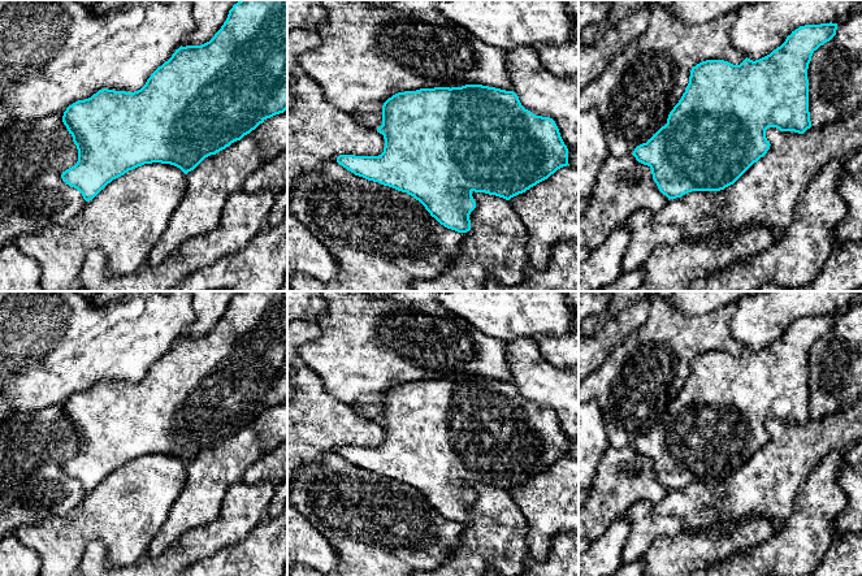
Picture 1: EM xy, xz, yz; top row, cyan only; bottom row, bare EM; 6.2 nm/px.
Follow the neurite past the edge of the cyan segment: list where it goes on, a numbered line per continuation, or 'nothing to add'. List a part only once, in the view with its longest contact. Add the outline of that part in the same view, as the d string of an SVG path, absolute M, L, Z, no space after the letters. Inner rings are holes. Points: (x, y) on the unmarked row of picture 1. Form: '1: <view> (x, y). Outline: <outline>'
nothing to add

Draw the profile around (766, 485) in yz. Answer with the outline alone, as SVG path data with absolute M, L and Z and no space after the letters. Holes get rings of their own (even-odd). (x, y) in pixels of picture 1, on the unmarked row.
M862 397L845 410L818 421L810 419L798 425L768 419L766 429L771 436L767 445L733 476L720 482L692 482L681 489L670 490L655 504L655 512L660 516L679 516L683 520L683 530L689 533L755 517L770 519L775 530L779 530L792 515L797 491L810 473L829 452L845 455L862 441Z

